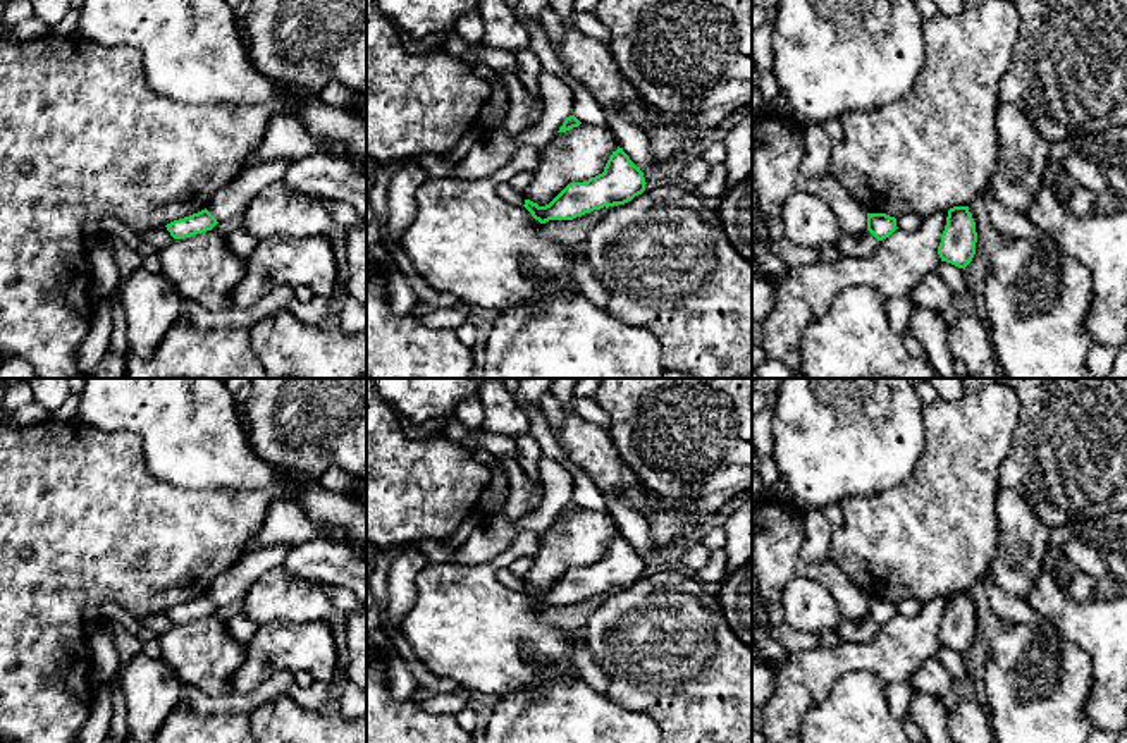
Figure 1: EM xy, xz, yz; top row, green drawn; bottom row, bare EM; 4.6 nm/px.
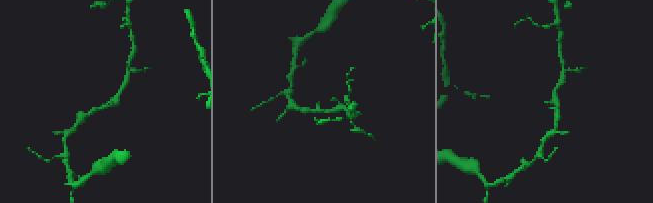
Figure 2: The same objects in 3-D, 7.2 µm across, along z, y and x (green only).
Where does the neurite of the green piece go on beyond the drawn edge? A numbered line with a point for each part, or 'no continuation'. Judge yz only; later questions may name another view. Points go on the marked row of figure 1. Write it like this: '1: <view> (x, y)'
no continuation

